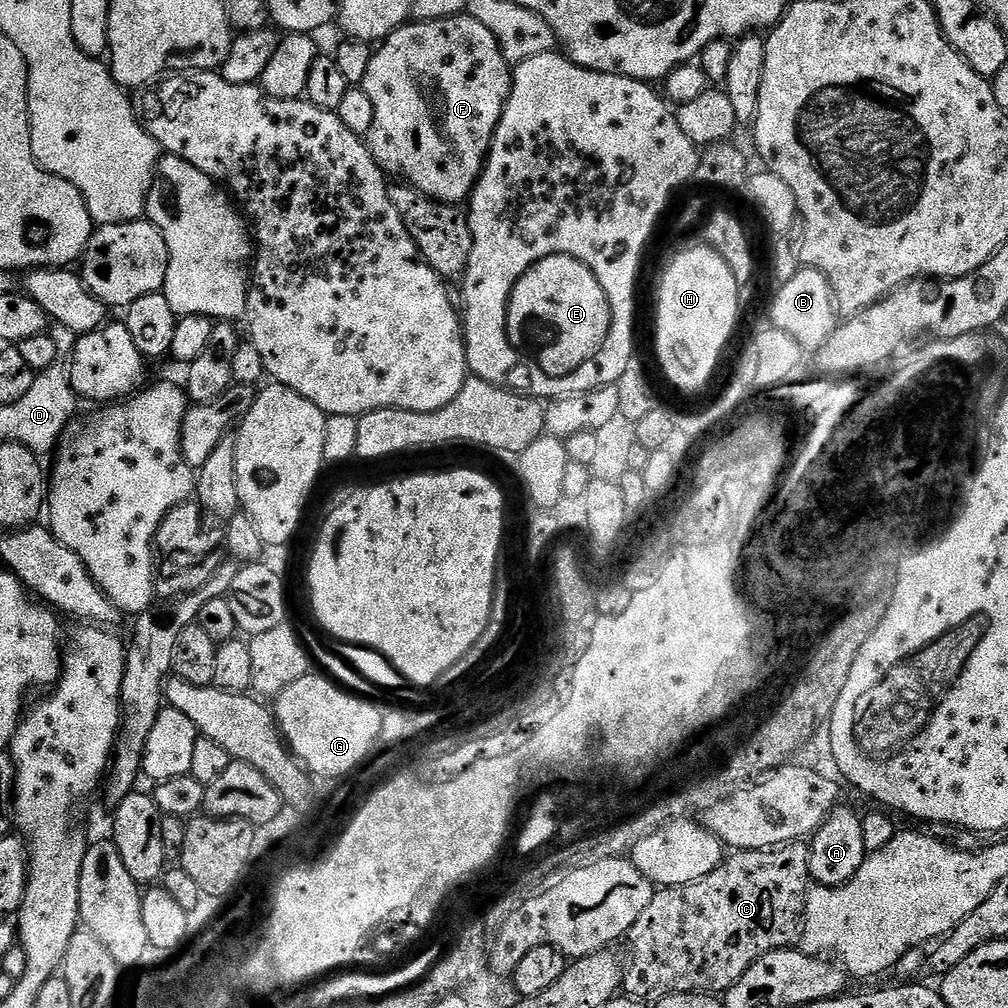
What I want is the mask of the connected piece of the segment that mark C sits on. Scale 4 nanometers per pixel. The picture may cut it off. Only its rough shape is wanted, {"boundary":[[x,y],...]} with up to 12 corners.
{"boundary":[[808,844],[653,891],[623,995],[728,992],[797,943]]}

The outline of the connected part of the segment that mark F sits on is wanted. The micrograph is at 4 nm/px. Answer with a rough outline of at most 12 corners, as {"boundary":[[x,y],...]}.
{"boundary":[[461,14],[402,25],[362,85],[389,177],[467,201],[512,89]]}

